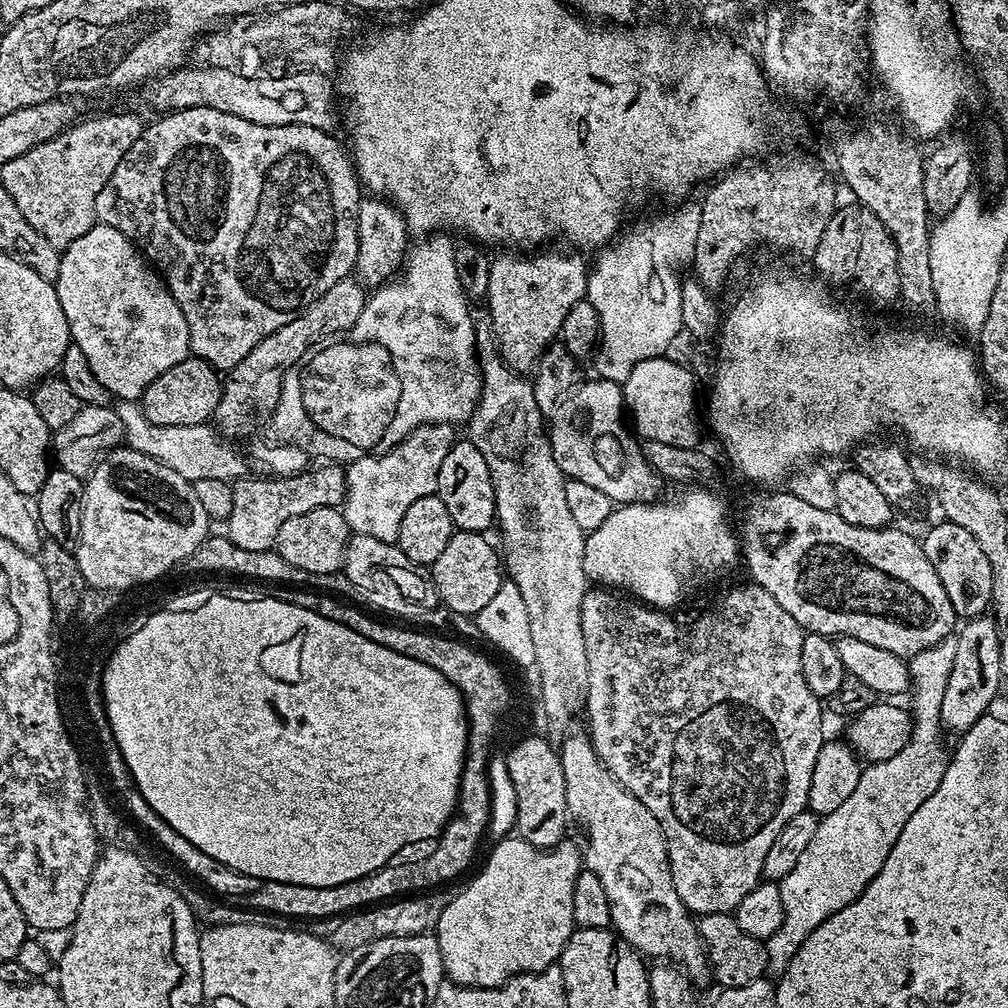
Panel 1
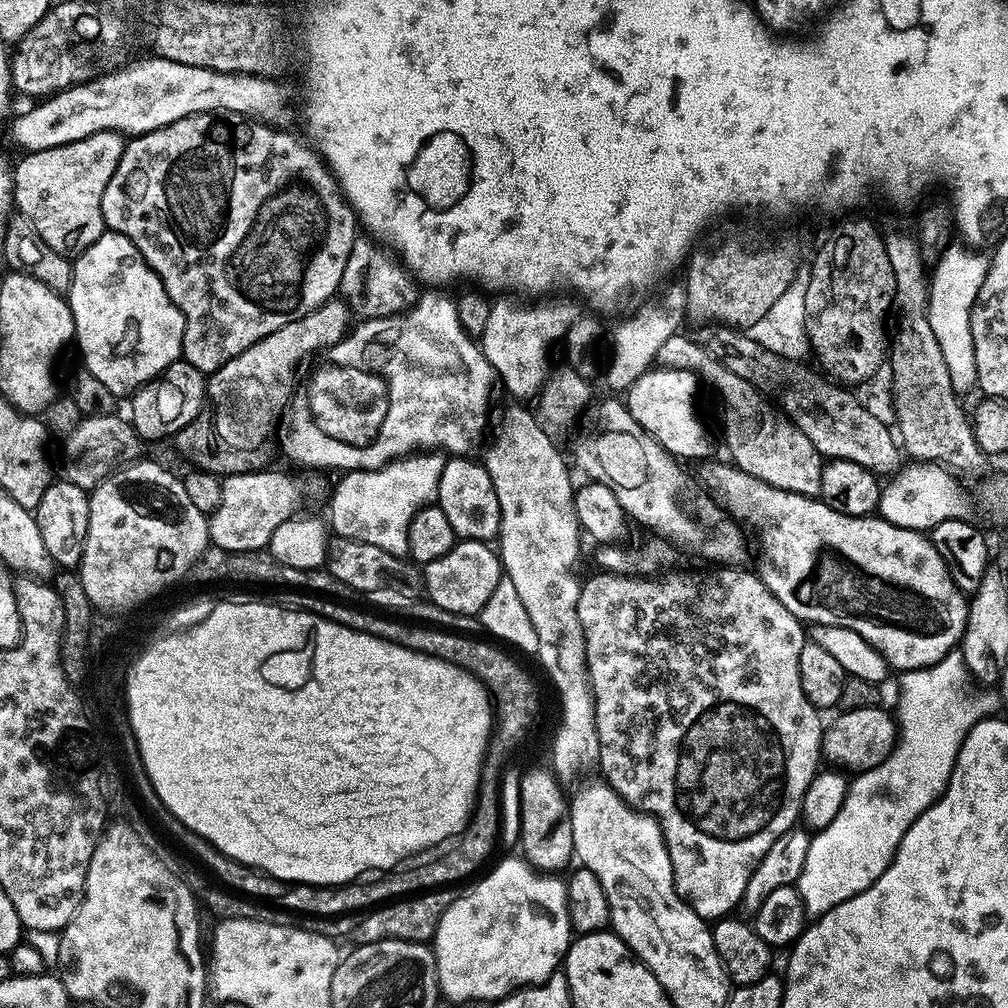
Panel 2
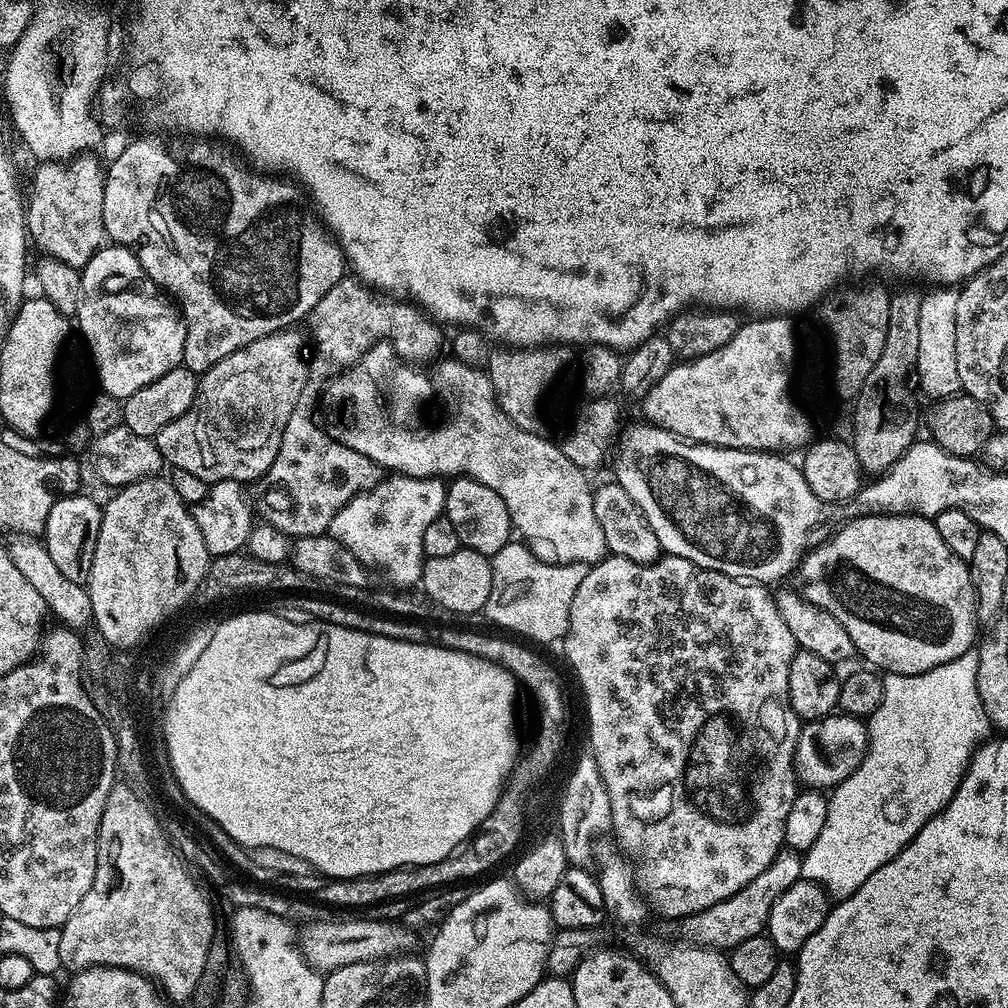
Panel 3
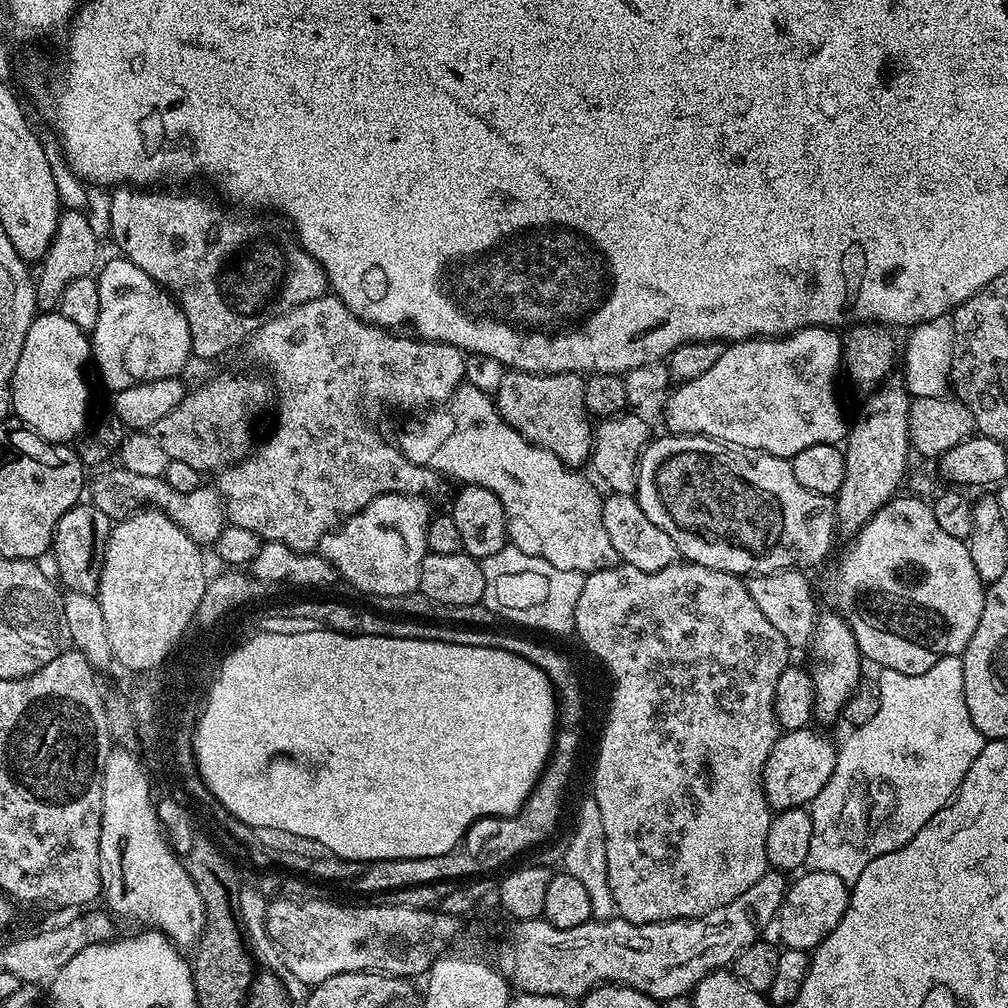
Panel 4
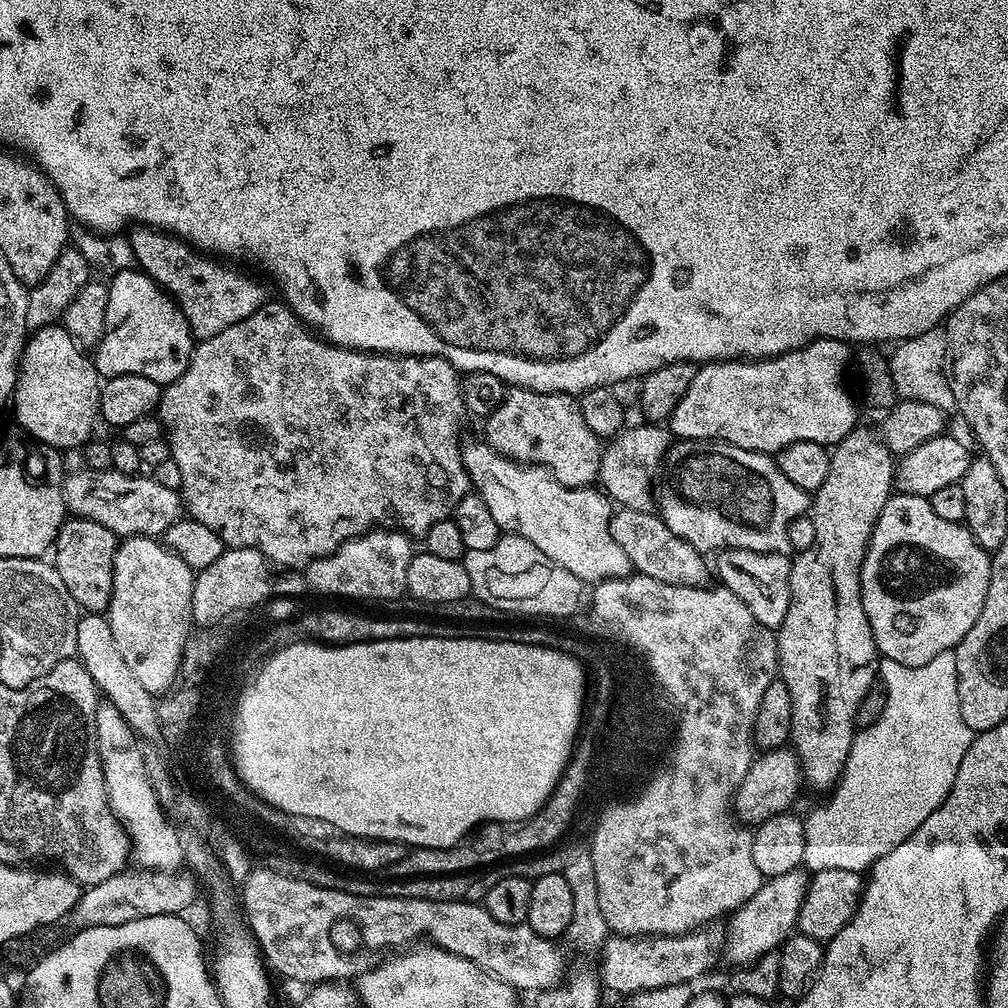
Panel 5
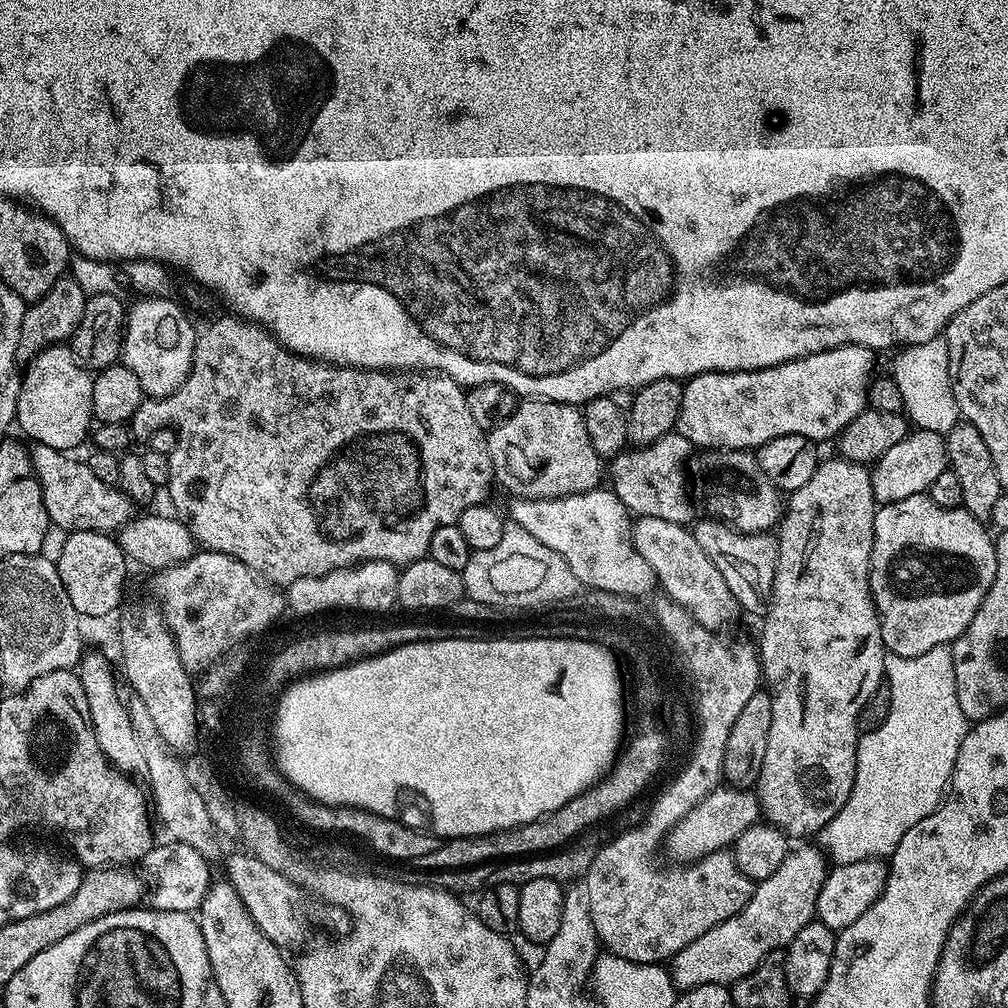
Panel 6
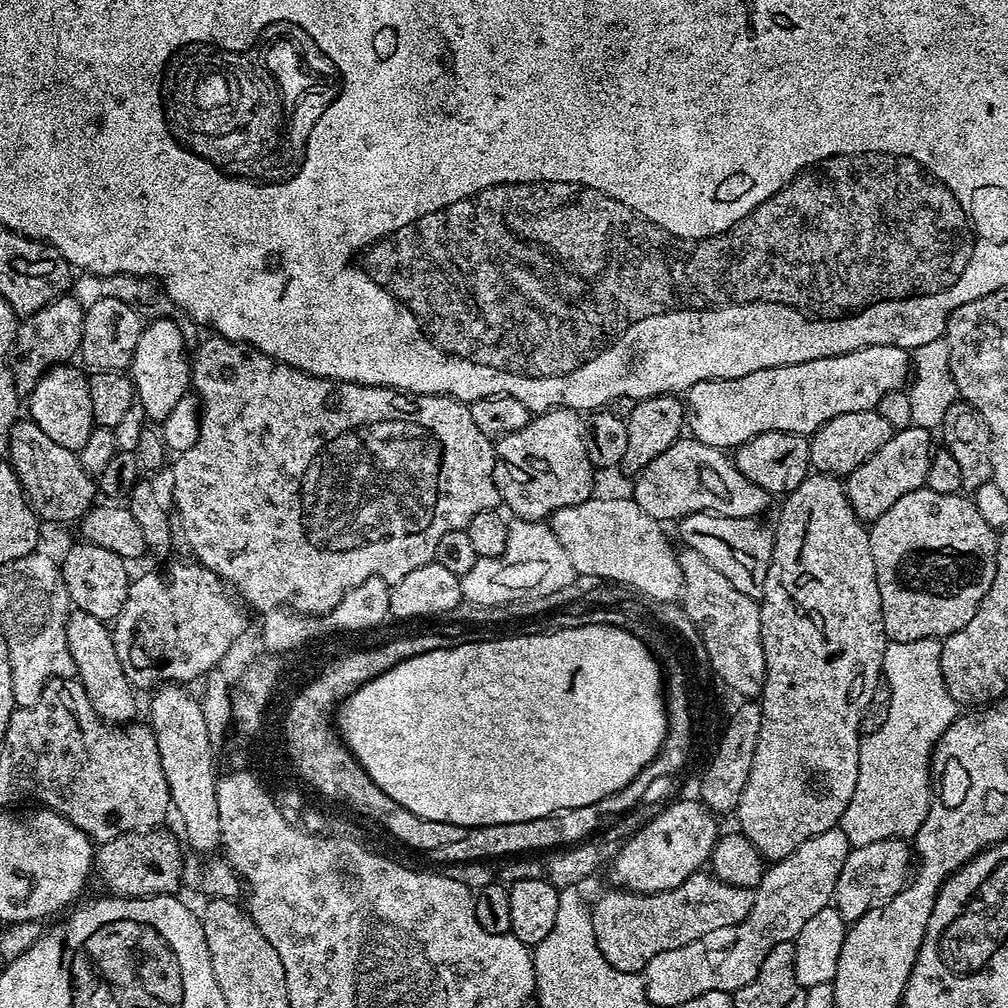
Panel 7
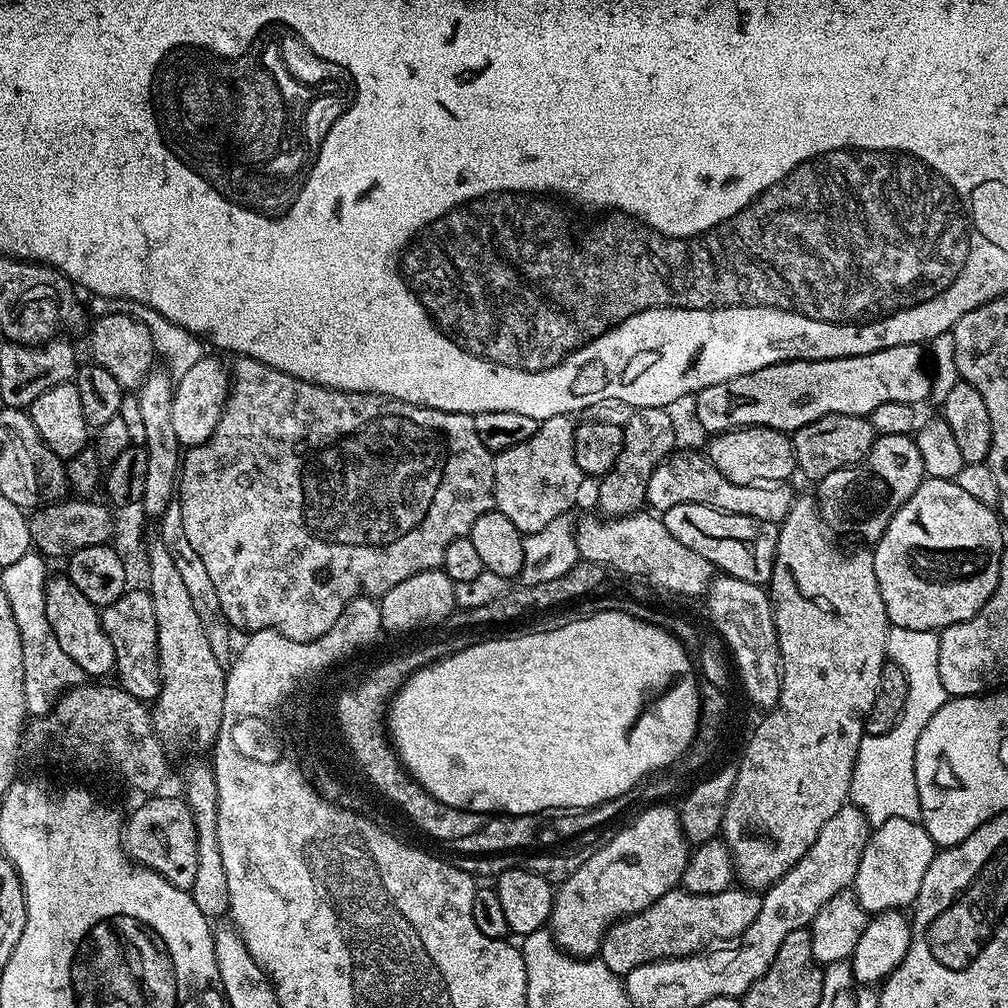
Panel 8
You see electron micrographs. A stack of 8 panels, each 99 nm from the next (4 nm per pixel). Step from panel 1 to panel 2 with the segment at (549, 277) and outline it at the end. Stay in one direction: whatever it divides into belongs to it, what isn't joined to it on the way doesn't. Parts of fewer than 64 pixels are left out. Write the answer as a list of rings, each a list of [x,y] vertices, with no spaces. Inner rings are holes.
[[[500,298],[497,299],[500,301],[495,301],[495,303],[492,304],[492,313],[490,314],[489,320],[486,321],[486,330],[484,331],[484,335],[479,337],[478,343],[481,348],[484,349],[484,353],[486,354],[486,358],[490,362],[490,366],[493,370],[496,371],[499,383],[502,385],[504,384],[504,388],[506,391],[509,392],[512,396],[517,396],[517,401],[520,402],[528,402],[524,400],[528,400],[531,398],[539,397],[540,392],[543,391],[544,385],[547,384],[548,379],[550,377],[550,370],[548,370],[548,355],[552,352],[552,340],[557,340],[557,342],[563,341],[565,337],[567,337],[568,334],[568,327],[572,324],[572,321],[578,319],[580,315],[582,314],[581,309],[576,309],[574,305],[572,304],[548,304],[552,302],[544,302],[541,304],[544,304],[541,306],[541,308],[523,308],[520,304],[511,304],[511,299],[508,298]]]

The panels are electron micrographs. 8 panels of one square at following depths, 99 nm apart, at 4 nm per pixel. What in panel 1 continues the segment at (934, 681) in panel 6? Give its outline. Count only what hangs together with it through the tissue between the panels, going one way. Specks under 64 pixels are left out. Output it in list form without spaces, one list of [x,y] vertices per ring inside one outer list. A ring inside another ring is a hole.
[[[955,634],[942,638],[934,646],[914,654],[907,661],[911,676],[910,715],[912,717],[912,737],[905,748],[894,758],[886,758],[877,764],[869,763],[854,786],[854,794],[834,810],[834,814],[823,817],[818,826],[818,834],[810,841],[810,846],[798,858],[794,870],[779,881],[784,918],[782,926],[766,942],[768,946],[768,972],[779,974],[786,970],[790,958],[798,954],[802,942],[826,922],[838,910],[850,906],[870,886],[870,882],[882,870],[902,826],[910,822],[914,810],[938,790],[942,774],[948,765],[949,753],[944,752],[942,733],[942,694],[950,678],[950,666],[954,666],[954,654],[958,651]]]

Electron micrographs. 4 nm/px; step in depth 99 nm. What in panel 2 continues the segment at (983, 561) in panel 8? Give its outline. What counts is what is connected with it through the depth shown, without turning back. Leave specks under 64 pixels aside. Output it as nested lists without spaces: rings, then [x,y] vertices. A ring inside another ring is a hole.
[[[712,463],[699,465],[699,479],[719,497],[727,515],[740,518],[745,512],[754,527],[764,528],[758,575],[790,614],[809,625],[829,624],[854,630],[900,672],[929,668],[959,645],[968,621],[969,597],[956,585],[952,569],[923,531],[899,528],[876,514],[847,516],[819,498],[775,488],[731,463]]]

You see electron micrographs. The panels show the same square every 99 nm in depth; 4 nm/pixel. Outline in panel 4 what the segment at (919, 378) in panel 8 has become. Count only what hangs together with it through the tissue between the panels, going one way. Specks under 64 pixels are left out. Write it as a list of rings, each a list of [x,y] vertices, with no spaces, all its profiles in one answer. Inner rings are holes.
[[[800,328],[797,332],[786,336],[737,340],[725,347],[722,358],[718,358],[718,362],[714,362],[714,366],[710,366],[710,370],[706,370],[706,374],[698,374],[698,378],[694,378],[685,384],[677,384],[667,393],[667,396],[669,396],[668,405],[664,408],[664,424],[668,428],[665,429],[677,436],[708,436],[711,440],[720,440],[734,448],[742,448],[752,452],[765,452],[771,456],[780,456],[783,460],[791,460],[802,450],[806,450],[806,446],[839,445],[847,437],[849,430],[846,420],[844,424],[844,412],[840,409],[840,400],[836,397],[836,375],[841,375],[841,372],[842,336],[839,331],[830,328]]]

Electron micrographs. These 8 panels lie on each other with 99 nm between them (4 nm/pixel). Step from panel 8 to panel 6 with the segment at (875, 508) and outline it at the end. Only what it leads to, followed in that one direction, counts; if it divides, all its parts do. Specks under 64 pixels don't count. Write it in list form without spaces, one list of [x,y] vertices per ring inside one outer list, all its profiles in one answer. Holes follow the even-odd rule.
[[[912,430],[902,438],[895,446],[890,446],[882,458],[878,458],[870,468],[872,473],[872,485],[874,486],[874,498],[877,505],[898,502],[902,498],[910,498],[927,493],[928,488],[938,479],[938,474],[949,471],[948,446],[945,437],[938,432],[930,430]]]

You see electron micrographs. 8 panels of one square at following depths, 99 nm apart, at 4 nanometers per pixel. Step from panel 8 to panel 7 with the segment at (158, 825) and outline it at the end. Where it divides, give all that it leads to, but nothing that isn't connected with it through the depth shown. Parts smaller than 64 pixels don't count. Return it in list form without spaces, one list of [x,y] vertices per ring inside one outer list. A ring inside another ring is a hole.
[[[141,830],[139,832],[127,832],[113,840],[105,840],[95,849],[94,864],[98,869],[98,876],[104,879],[104,884],[113,896],[126,896],[135,898],[138,896],[166,896],[179,893],[184,875],[185,853],[180,853],[181,841],[171,836],[164,830]]]

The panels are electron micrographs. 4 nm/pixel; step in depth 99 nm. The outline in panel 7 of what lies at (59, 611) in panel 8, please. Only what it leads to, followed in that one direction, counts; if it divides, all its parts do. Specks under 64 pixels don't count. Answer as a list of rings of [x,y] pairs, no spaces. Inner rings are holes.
[[[79,610],[69,611],[66,642],[70,646],[70,658],[74,658],[76,676],[86,690],[86,698],[90,698],[90,706],[94,706],[100,719],[113,726],[123,726],[135,721],[137,693],[122,670],[122,662],[118,662],[118,650],[114,650],[109,625],[94,618],[94,614]]]

